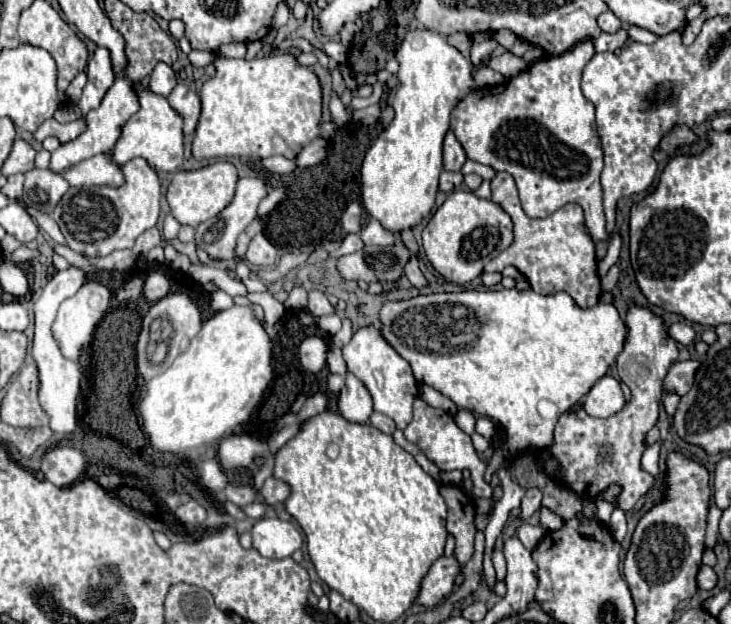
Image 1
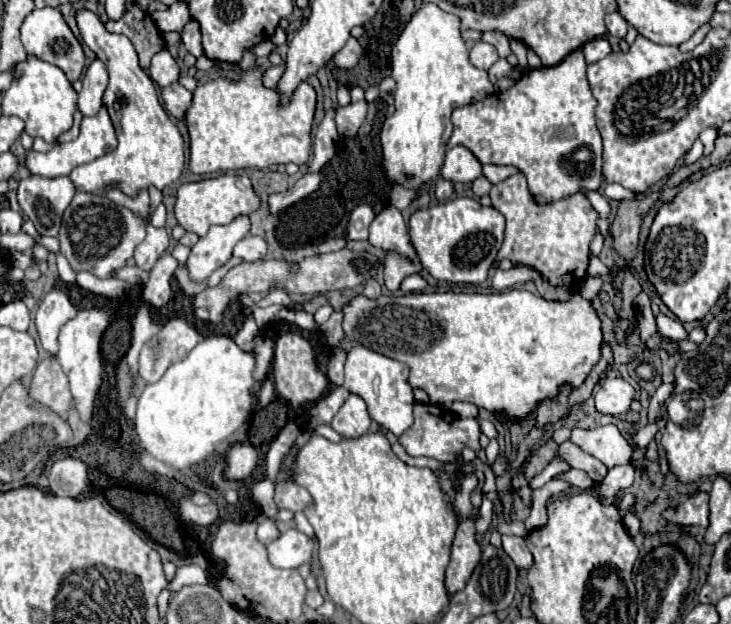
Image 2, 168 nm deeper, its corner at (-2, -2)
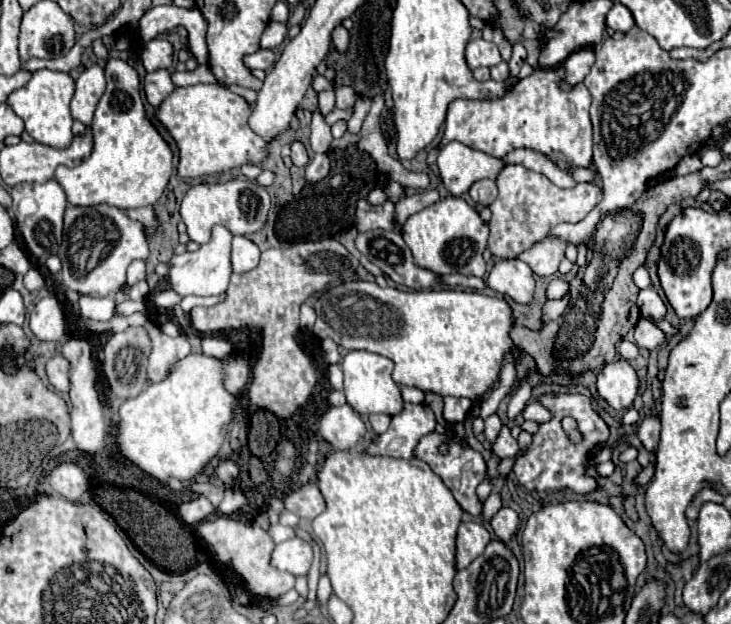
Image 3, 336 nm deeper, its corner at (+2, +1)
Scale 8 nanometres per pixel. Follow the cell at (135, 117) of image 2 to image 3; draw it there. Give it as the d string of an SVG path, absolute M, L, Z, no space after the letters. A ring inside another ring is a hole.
M111 57L105 65L105 79L107 79L107 89L103 97L99 99L99 105L95 109L95 119L91 123L93 129L93 153L89 155L87 161L81 165L69 169L69 167L57 167L55 179L67 193L67 201L71 205L99 205L99 203L109 203L119 209L129 209L129 207L145 207L153 205L161 193L165 191L171 171L173 171L173 151L169 143L163 139L163 135L155 129L155 125L149 121L143 97L141 97L141 79L139 73L135 71L133 65L129 65L123 59Z

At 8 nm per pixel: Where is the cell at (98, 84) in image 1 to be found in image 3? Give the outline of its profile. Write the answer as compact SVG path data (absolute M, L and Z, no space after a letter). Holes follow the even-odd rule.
M99 65L87 67L75 81L75 95L71 99L73 119L79 119L83 125L91 125L97 101L101 99L103 91L105 91L103 67Z

